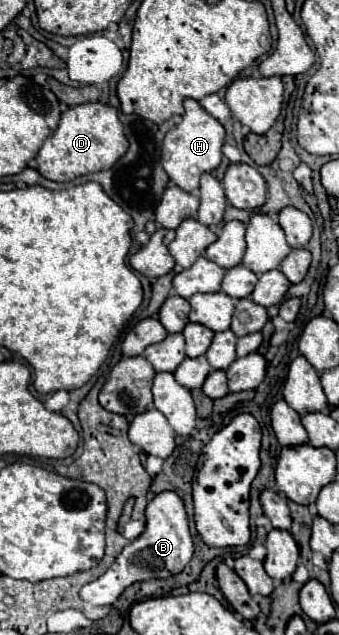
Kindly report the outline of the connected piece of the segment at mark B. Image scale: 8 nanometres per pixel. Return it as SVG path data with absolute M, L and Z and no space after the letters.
M161 492L147 504L145 518L147 524L143 534L137 540L129 542L127 548L123 548L115 564L101 578L85 584L79 590L83 602L89 602L93 606L111 606L131 584L179 574L189 564L189 560L193 558L193 538L183 500L175 492Z

